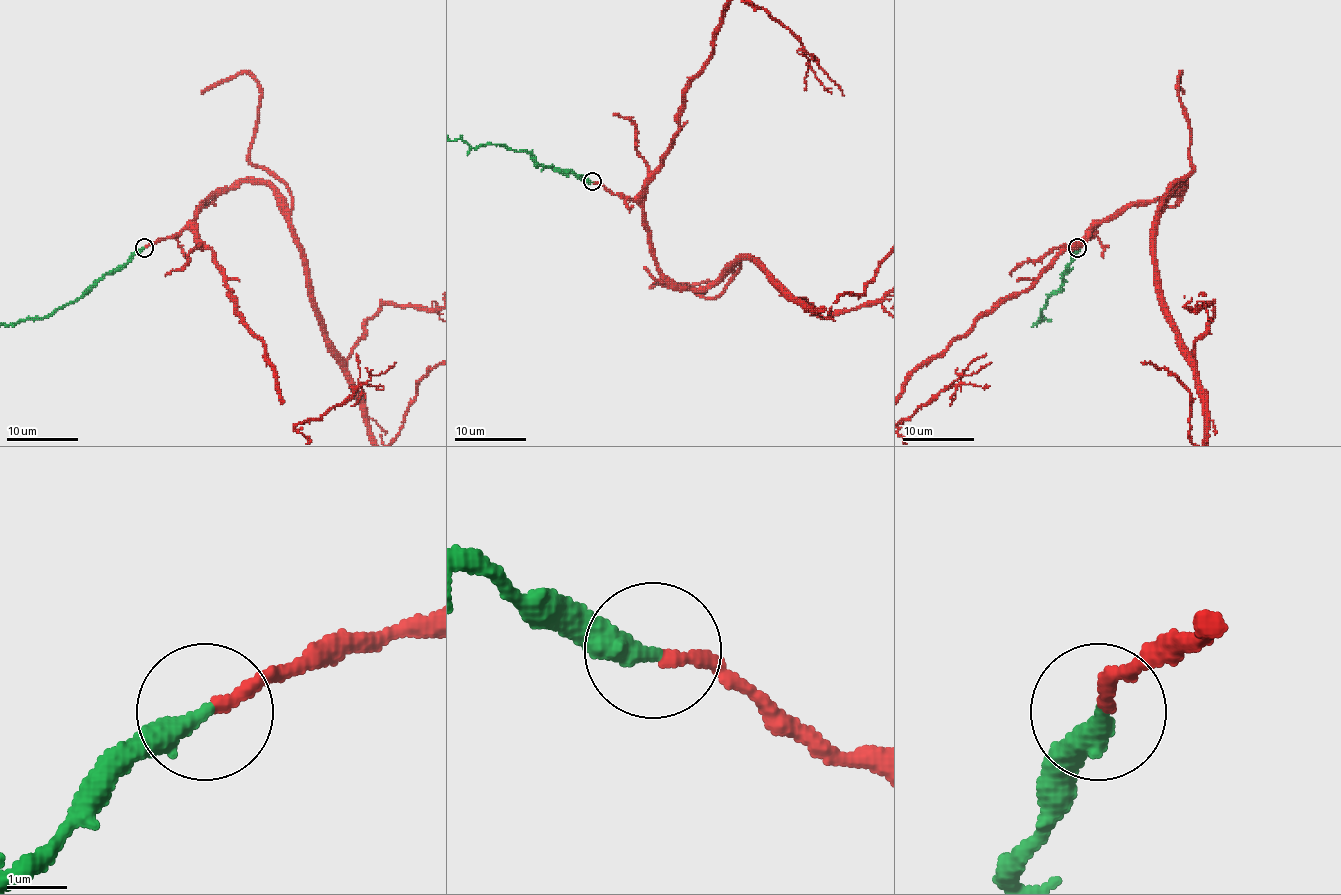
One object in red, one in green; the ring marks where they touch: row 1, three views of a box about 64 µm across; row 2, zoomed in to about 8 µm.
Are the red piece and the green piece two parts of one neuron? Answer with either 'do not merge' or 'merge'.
merge

